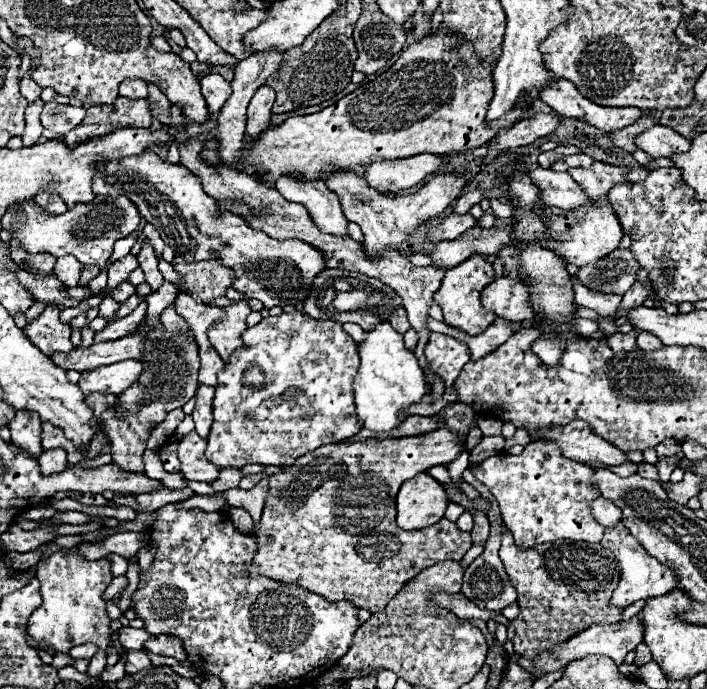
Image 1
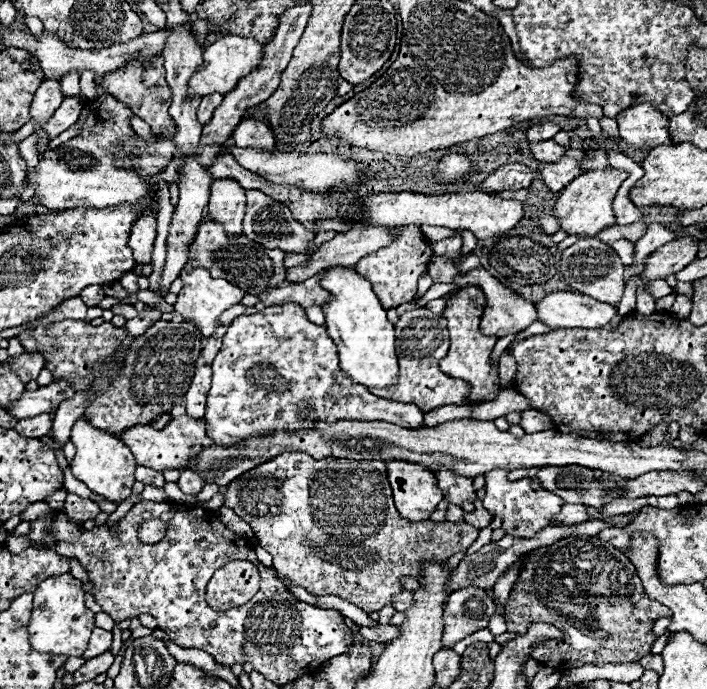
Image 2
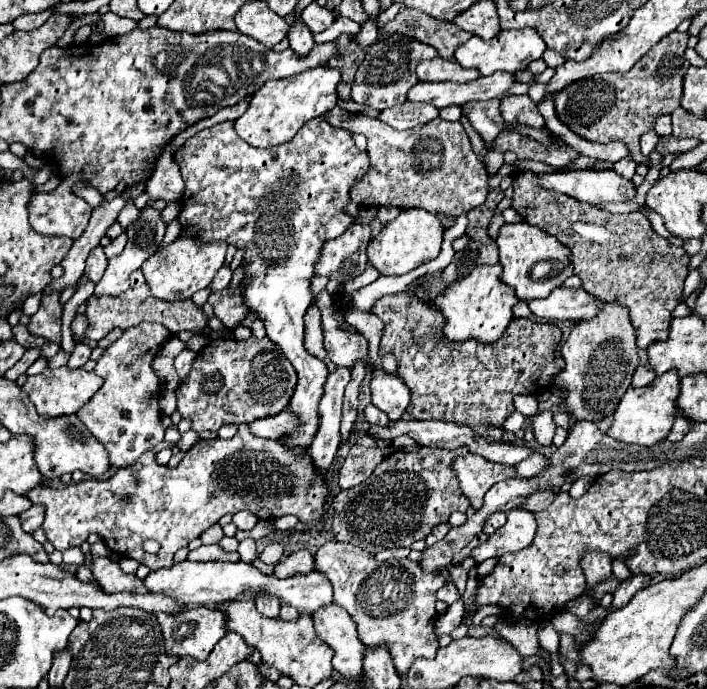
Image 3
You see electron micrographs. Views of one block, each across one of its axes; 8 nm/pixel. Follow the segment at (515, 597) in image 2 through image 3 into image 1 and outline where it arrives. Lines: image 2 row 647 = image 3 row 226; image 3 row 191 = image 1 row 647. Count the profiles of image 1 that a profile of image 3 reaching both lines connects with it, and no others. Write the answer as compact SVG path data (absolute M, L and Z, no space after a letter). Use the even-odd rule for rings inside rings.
M500 526L500 534L502 546L498 554L506 572L510 572L510 580L514 580L520 604L520 616L508 626L508 638L516 654L534 658L538 652L566 640L566 636L590 628L590 624L616 624L622 618L622 608L608 604L620 576L612 552L606 552L600 544L576 540L556 540L532 550L522 550L514 544L506 526Z

